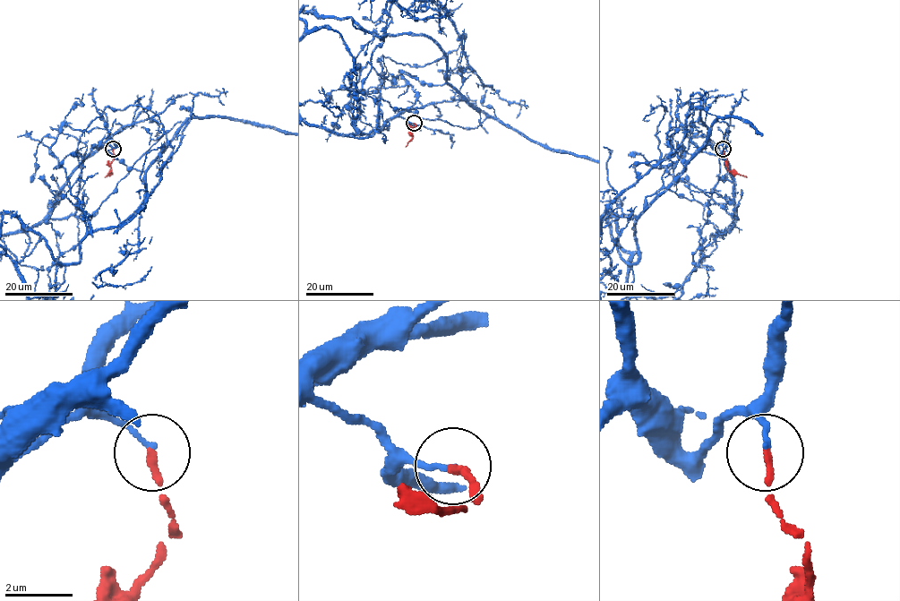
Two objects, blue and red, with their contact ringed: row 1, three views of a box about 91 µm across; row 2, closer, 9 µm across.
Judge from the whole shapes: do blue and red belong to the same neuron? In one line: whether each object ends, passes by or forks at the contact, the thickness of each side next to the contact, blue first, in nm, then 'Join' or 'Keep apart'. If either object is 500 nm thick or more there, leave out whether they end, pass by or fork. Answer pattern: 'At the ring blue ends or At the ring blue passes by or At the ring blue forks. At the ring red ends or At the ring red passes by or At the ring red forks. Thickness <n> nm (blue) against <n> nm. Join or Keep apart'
At the ring blue ends. At the ring red ends. Thickness 140 nm (blue) against 200 nm. Keep apart

